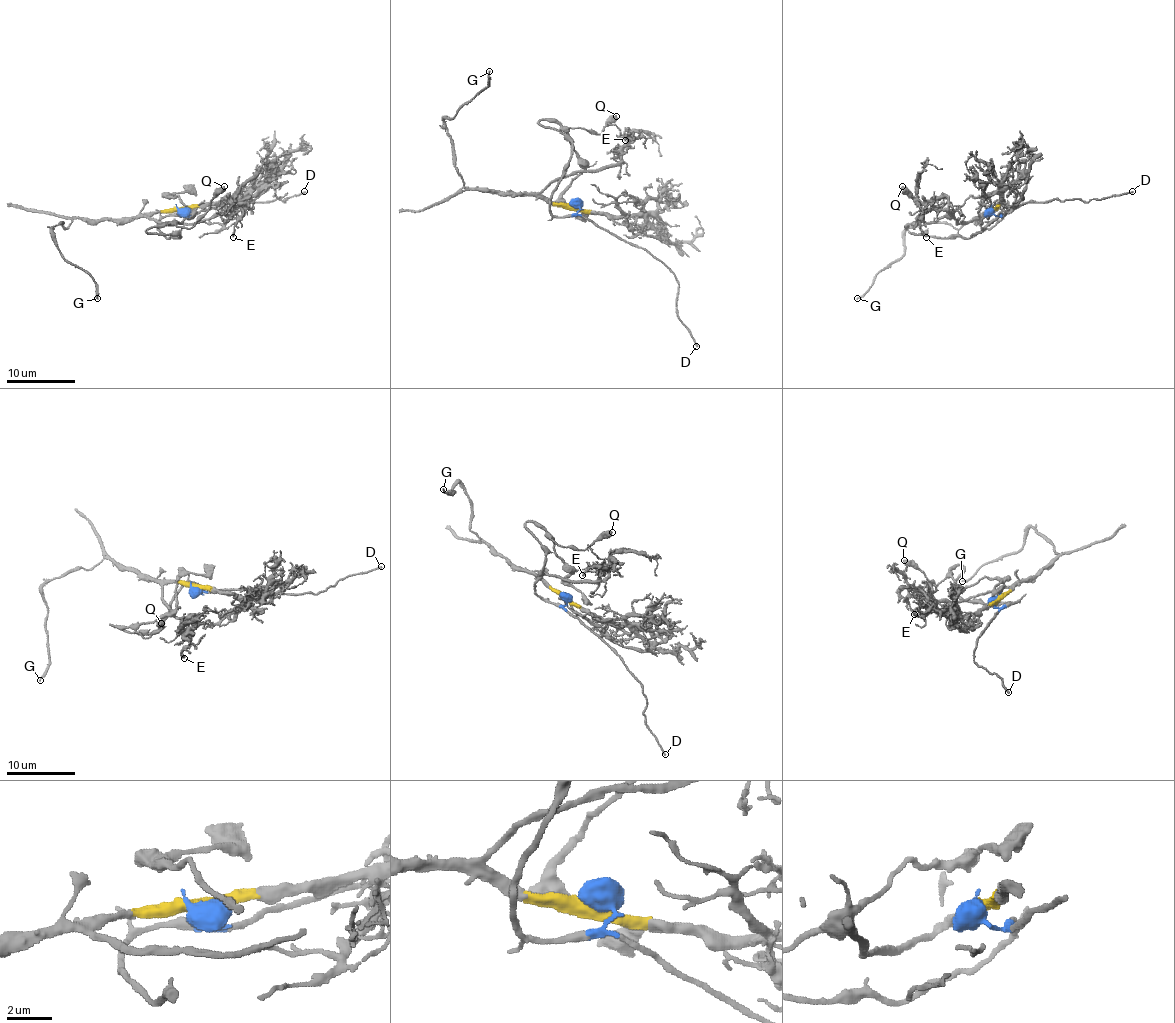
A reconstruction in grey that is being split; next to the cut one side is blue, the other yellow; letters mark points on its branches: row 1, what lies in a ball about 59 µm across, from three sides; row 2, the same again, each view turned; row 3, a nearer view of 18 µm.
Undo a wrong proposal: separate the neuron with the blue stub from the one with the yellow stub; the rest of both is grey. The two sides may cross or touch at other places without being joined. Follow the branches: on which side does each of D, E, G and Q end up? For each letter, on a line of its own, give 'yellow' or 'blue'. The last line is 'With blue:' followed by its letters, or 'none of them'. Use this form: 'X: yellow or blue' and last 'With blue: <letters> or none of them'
D: blue
E: yellow
G: yellow
Q: blue
With blue: D, Q

